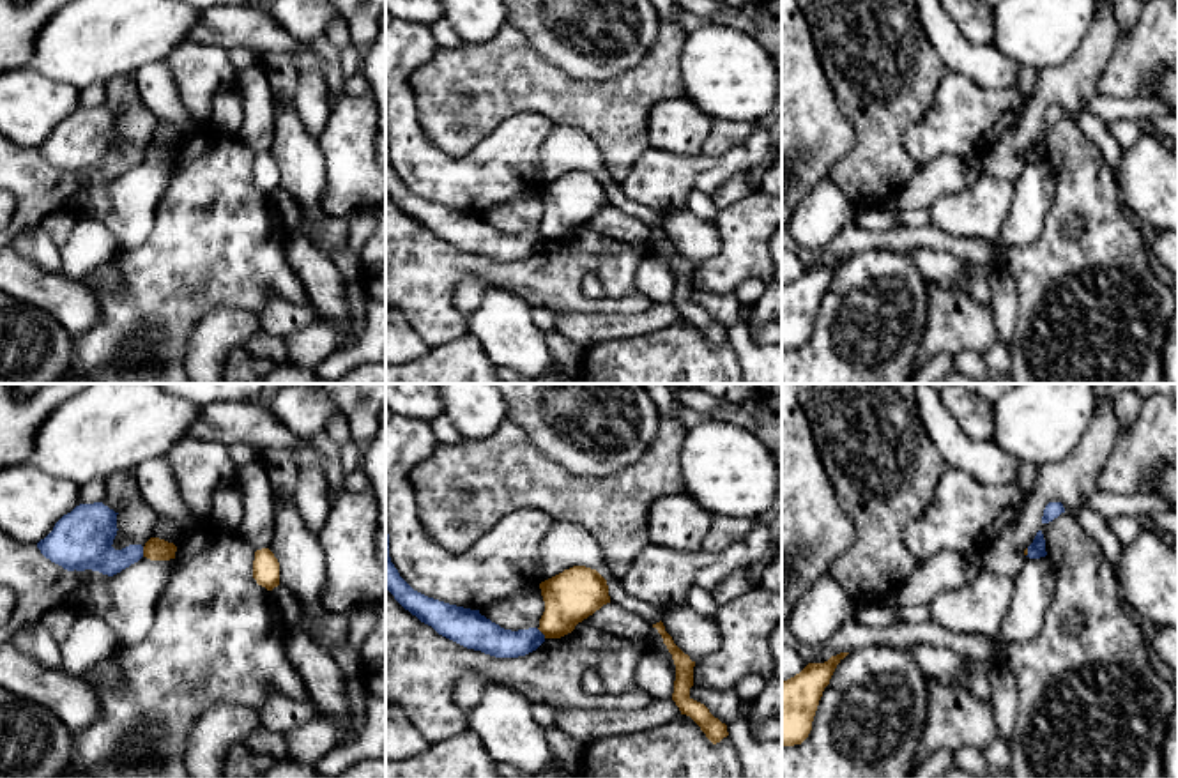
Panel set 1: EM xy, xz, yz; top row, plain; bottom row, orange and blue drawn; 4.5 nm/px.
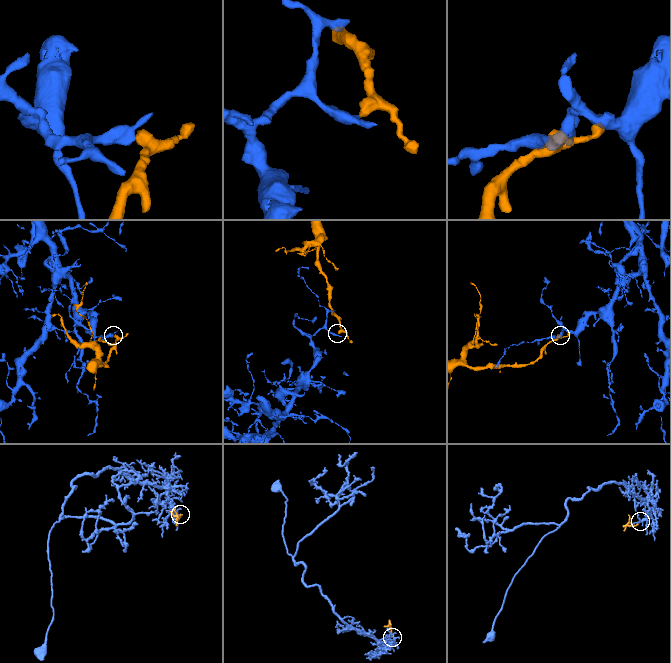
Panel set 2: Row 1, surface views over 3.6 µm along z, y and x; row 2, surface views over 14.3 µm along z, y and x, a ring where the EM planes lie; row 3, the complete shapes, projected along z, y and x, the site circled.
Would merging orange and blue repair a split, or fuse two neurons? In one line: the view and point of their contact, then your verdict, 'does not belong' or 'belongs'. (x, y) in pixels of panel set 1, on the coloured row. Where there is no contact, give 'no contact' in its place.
contact xy (144, 552); does not belong

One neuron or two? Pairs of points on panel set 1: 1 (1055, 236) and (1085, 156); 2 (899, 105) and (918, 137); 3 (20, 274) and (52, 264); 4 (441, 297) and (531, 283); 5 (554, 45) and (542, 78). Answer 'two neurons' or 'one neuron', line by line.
1: one neuron
2: two neurons
3: two neurons
4: one neuron
5: two neurons

